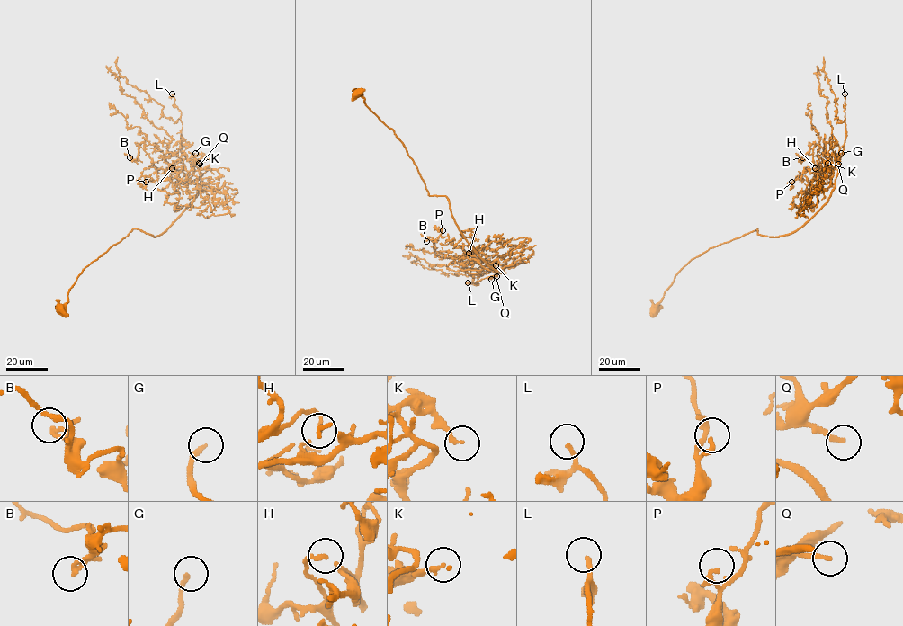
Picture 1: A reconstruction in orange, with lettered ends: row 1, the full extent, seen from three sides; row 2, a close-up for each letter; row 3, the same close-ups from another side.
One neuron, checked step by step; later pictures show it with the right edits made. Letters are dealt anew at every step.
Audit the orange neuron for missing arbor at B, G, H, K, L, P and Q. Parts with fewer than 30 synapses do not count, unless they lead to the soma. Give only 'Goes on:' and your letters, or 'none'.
Goes on: G, L, Q

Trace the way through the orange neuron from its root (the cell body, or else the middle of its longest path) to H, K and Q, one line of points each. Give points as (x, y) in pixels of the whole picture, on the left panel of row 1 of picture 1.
H: (61, 308), (92, 262), (133, 228), (160, 235), (192, 201), (200, 185), (165, 174), (172, 168)
K: (61, 308), (81, 272), (133, 228), (156, 236), (172, 224), (199, 192), (189, 179), (199, 163)
Q: (61, 308), (81, 272), (133, 228), (156, 236), (172, 224), (199, 192), (201, 173), (192, 163), (200, 164)

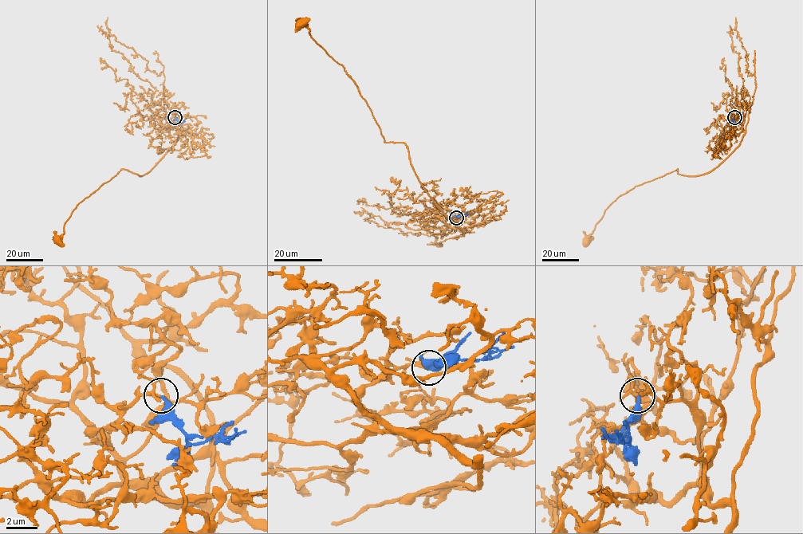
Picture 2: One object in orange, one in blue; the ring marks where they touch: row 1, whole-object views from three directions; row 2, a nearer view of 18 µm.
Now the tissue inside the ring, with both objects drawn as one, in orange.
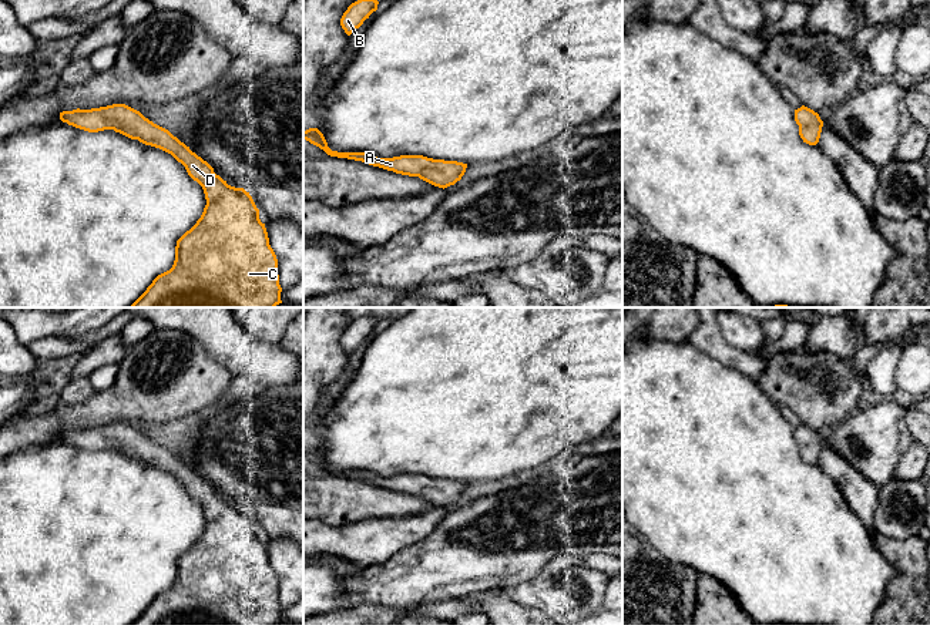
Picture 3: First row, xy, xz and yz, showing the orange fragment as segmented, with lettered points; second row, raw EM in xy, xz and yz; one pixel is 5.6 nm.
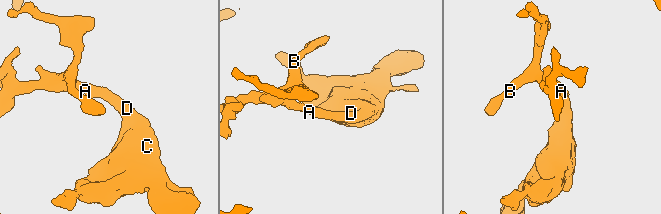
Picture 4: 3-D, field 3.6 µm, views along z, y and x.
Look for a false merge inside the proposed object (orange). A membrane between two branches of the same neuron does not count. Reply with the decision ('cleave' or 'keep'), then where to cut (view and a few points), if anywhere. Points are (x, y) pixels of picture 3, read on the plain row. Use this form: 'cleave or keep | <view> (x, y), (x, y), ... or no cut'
keep | no cut

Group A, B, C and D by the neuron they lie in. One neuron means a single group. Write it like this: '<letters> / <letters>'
A B C D

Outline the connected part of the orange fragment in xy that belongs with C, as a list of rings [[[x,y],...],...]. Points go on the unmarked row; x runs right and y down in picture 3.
[[[125,423],[63,430],[60,438],[88,451],[114,448],[131,458],[160,467],[181,481],[188,494],[204,508],[207,524],[197,542],[177,560],[172,587],[158,594],[131,625],[276,625],[282,622],[278,578],[249,511],[228,504],[207,480],[168,448]]]

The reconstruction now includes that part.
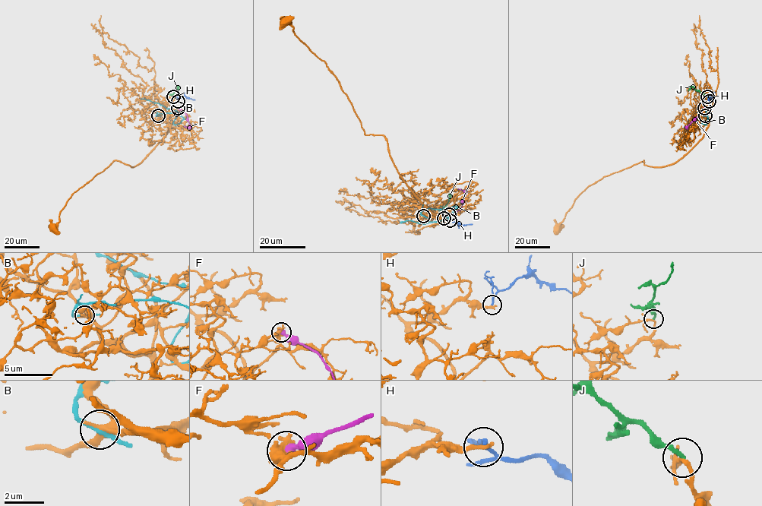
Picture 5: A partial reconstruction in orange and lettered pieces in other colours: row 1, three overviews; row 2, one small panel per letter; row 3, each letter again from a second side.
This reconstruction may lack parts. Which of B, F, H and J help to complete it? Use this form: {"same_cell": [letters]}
{"same_cell": ["H"]}

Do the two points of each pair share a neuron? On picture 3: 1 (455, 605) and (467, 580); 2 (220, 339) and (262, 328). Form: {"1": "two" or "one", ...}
{"1": "two", "2": "two"}

